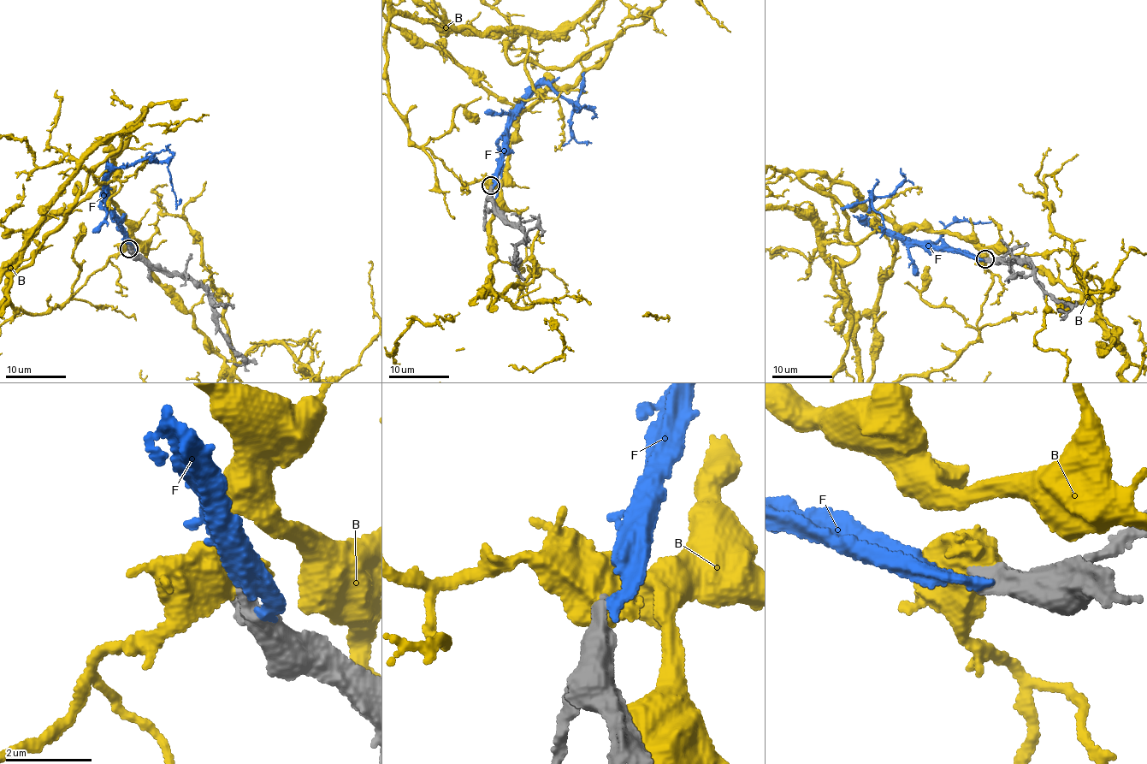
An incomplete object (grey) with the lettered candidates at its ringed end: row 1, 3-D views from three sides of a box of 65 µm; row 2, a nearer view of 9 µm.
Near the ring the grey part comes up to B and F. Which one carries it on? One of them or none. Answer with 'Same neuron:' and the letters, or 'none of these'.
Same neuron: none of these

